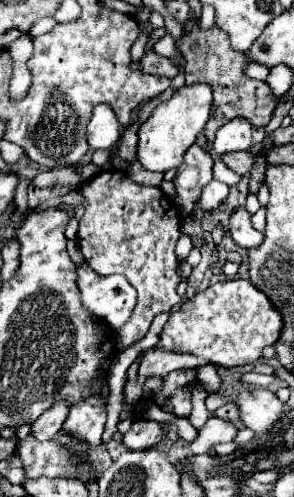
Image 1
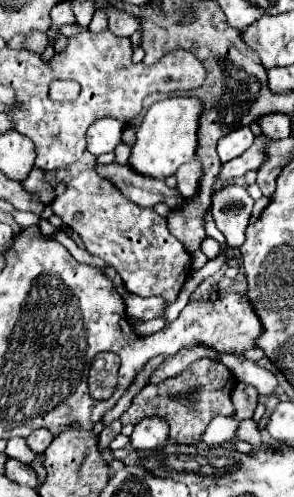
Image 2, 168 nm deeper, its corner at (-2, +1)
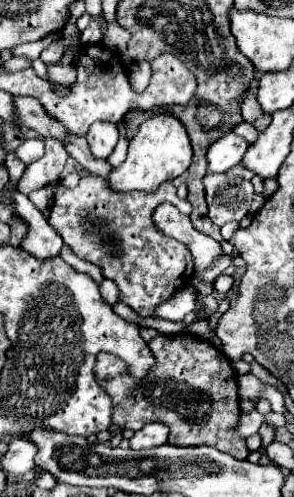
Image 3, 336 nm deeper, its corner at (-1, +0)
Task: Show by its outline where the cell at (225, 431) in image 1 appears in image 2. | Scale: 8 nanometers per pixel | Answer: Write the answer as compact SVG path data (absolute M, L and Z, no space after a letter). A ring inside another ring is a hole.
M244 420L240 422L238 430L236 430L236 438L238 440L246 440L248 444L260 448L262 442L260 442L260 430L258 430L258 424L254 420Z

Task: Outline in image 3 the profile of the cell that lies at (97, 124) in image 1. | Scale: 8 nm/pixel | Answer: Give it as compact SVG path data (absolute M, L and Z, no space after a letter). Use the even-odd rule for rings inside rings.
M97 121L89 127L87 131L87 141L89 141L89 149L97 159L107 159L119 139L119 131L115 127L115 123L107 123L107 121Z

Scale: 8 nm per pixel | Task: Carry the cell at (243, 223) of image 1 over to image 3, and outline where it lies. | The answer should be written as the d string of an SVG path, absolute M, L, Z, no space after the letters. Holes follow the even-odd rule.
M213 175L203 177L203 187L209 205L209 219L215 225L225 225L229 221L241 221L249 213L253 199L253 185L235 175Z

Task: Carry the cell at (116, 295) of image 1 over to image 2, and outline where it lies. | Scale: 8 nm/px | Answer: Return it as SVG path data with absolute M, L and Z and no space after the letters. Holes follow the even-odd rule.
M104 268L104 272L114 282L116 292L122 296L122 300L126 304L126 318L128 320L152 320L156 316L164 316L166 304L162 298L158 298L158 296L152 296L152 298L134 296L130 292L126 292L126 286L122 284L122 278L118 278L118 272L114 272L114 268Z

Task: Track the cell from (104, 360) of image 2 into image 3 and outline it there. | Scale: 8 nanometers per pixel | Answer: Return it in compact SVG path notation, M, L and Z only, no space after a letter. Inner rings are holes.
M191 333L157 335L149 341L149 349L155 357L155 365L141 381L129 377L127 365L119 357L99 354L94 373L99 385L111 397L115 409L111 431L119 427L139 431L147 423L159 421L169 427L169 445L209 445L235 459L247 459L249 451L245 447L245 439L235 429L241 409L233 363L213 347L213 343L197 341L197 335Z

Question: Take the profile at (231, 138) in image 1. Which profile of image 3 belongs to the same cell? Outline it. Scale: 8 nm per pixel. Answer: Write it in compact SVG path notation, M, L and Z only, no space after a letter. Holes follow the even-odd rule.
M229 133L221 137L219 141L213 141L207 149L207 163L209 173L225 173L233 165L237 165L247 151L247 141L235 133Z

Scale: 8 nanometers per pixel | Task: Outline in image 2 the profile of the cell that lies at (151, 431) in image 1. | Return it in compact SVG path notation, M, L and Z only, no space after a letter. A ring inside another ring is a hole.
M158 416L140 420L130 436L130 444L134 450L154 450L162 446L166 440L168 440L168 424Z

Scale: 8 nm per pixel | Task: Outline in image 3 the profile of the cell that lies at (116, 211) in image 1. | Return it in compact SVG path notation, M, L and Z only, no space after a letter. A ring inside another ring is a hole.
M87 175L81 177L79 185L75 189L67 189L61 183L55 185L55 193L53 193L53 205L49 211L49 225L63 237L65 245L83 261L89 261L93 265L97 265L103 273L105 279L111 279L117 287L119 287L119 301L123 301L125 305L129 305L135 313L139 313L141 317L151 317L153 309L161 303L165 303L177 289L185 287L185 283L193 277L193 257L187 249L187 245L183 245L177 239L165 237L163 233L159 233L153 225L153 211L159 203L163 201L173 202L176 206L182 206L182 212L190 215L192 206L189 201L179 199L177 189L173 187L173 183L165 183L161 185L155 193L113 193L105 179L95 177L95 175Z

